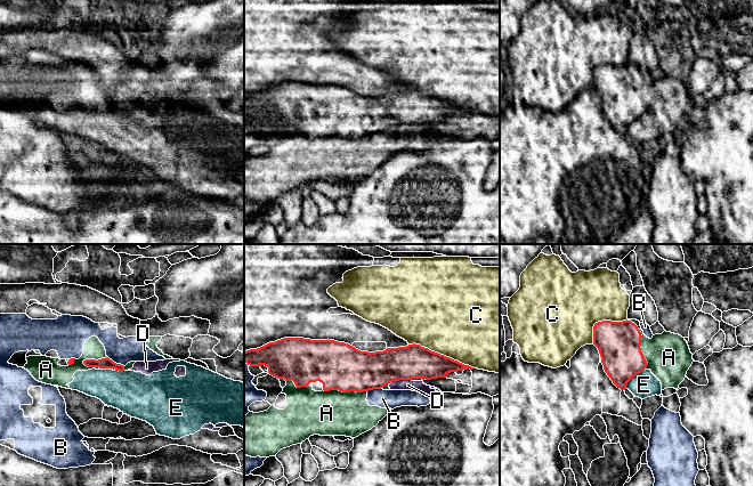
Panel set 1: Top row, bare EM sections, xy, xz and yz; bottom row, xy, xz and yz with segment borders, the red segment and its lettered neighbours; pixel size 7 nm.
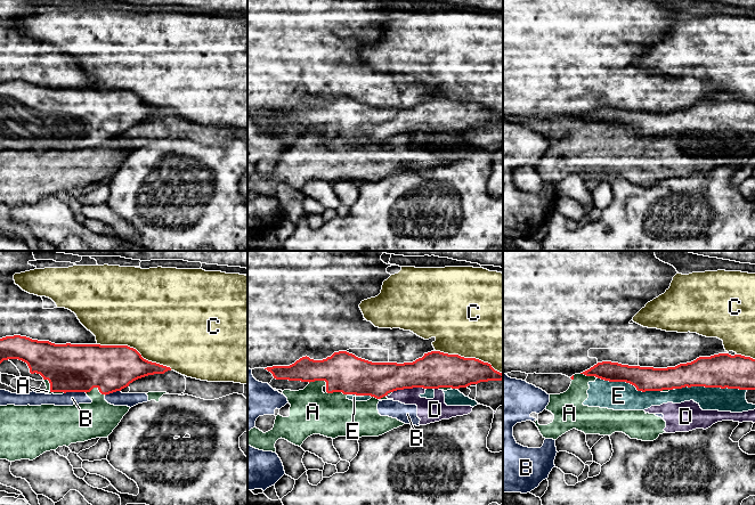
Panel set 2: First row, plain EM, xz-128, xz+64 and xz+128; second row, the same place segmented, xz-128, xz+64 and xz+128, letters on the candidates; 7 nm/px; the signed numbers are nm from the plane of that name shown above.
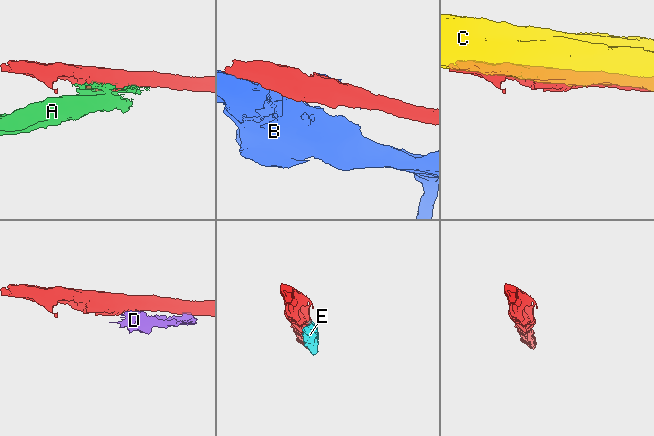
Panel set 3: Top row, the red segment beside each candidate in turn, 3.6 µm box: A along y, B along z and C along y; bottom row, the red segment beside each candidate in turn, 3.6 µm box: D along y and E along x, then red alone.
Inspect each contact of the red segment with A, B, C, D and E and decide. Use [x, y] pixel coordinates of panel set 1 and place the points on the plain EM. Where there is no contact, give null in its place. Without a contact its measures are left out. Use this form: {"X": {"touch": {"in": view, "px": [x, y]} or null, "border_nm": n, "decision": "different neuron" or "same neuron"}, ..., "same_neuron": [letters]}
{"A": {"touch": {"in": "yz", "px": [640, 87]}, "border_nm": 380, "decision": "different neuron"}, "B": {"touch": {"in": "xy", "px": [115, 107]}, "border_nm": 140, "decision": "different neuron"}, "C": {"touch": {"in": "xz", "px": [442, 99]}, "border_nm": 500, "decision": "different neuron"}, "D": {"touch": {"in": "xz", "px": [401, 123]}, "border_nm": 150, "decision": "different neuron"}, "E": {"touch": {"in": "yz", "px": [632, 121]}, "border_nm": 190, "decision": "different neuron"}, "same_neuron": []}

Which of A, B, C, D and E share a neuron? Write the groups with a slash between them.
A D E / B / C

